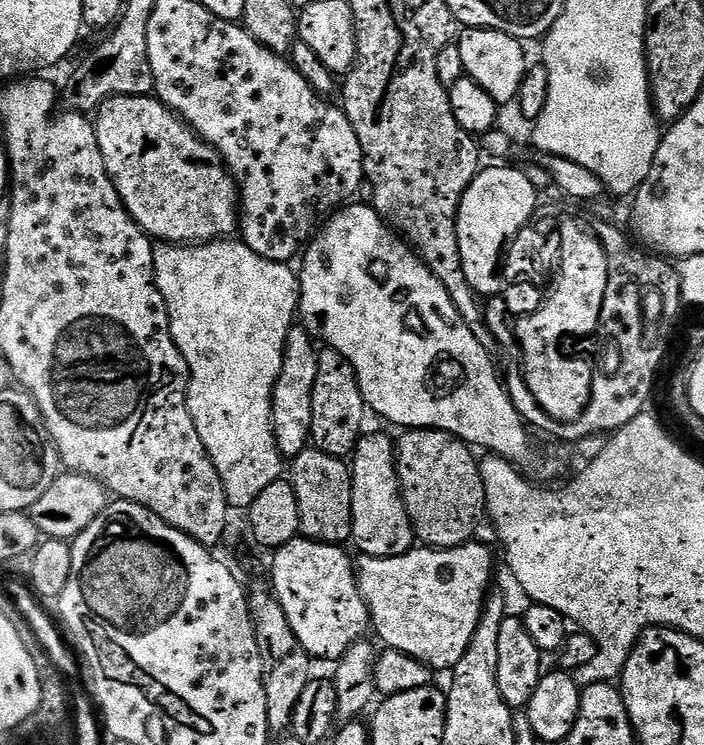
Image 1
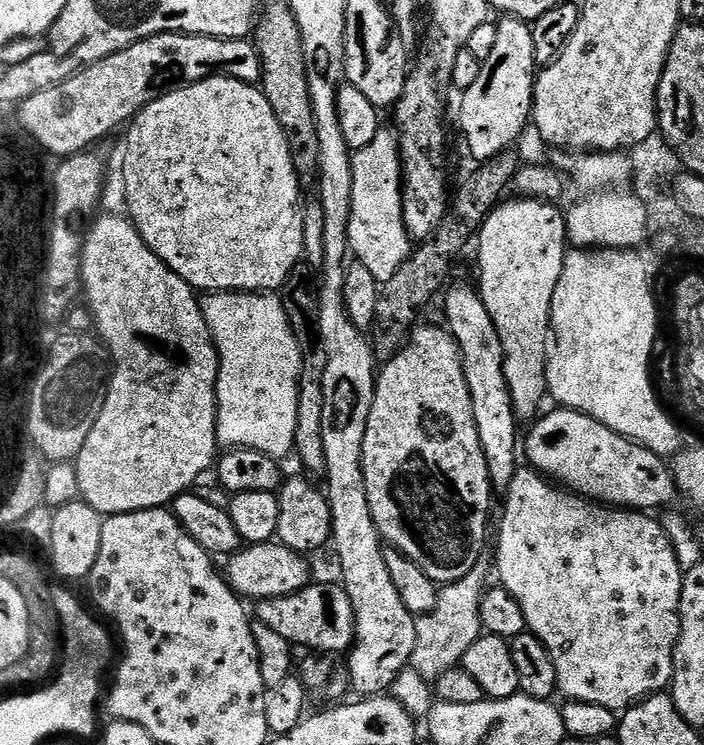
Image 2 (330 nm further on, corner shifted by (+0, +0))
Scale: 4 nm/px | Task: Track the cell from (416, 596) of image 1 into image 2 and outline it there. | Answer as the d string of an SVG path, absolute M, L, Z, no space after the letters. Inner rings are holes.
M279 542L248 544L227 557L225 564L228 565L222 568L222 572L237 596L248 602L259 602L292 596L313 583L314 576L308 569L308 560L307 555L290 550Z

